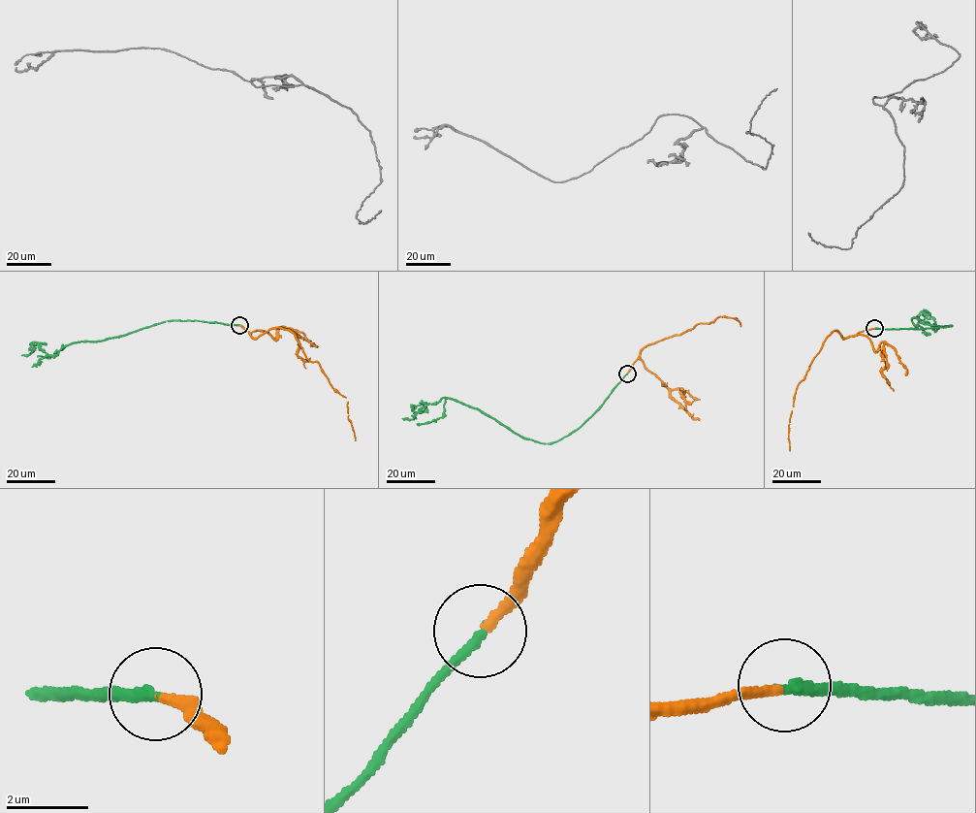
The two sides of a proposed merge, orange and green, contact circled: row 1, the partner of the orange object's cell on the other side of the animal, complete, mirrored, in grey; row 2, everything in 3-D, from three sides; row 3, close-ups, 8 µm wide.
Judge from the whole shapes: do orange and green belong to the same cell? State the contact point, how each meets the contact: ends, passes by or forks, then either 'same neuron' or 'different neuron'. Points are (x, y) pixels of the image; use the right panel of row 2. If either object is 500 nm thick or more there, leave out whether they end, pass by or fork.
at (874, 328); orange ends there; green ends there; same neuron

